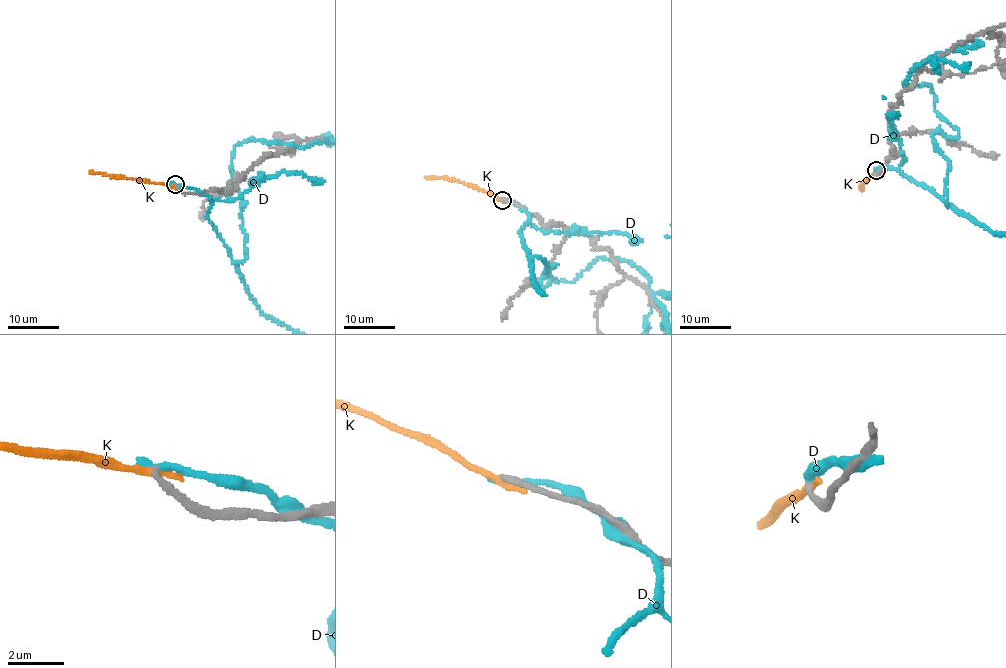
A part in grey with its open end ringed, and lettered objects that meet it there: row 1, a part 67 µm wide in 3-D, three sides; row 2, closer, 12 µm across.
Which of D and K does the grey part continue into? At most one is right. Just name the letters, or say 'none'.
none

